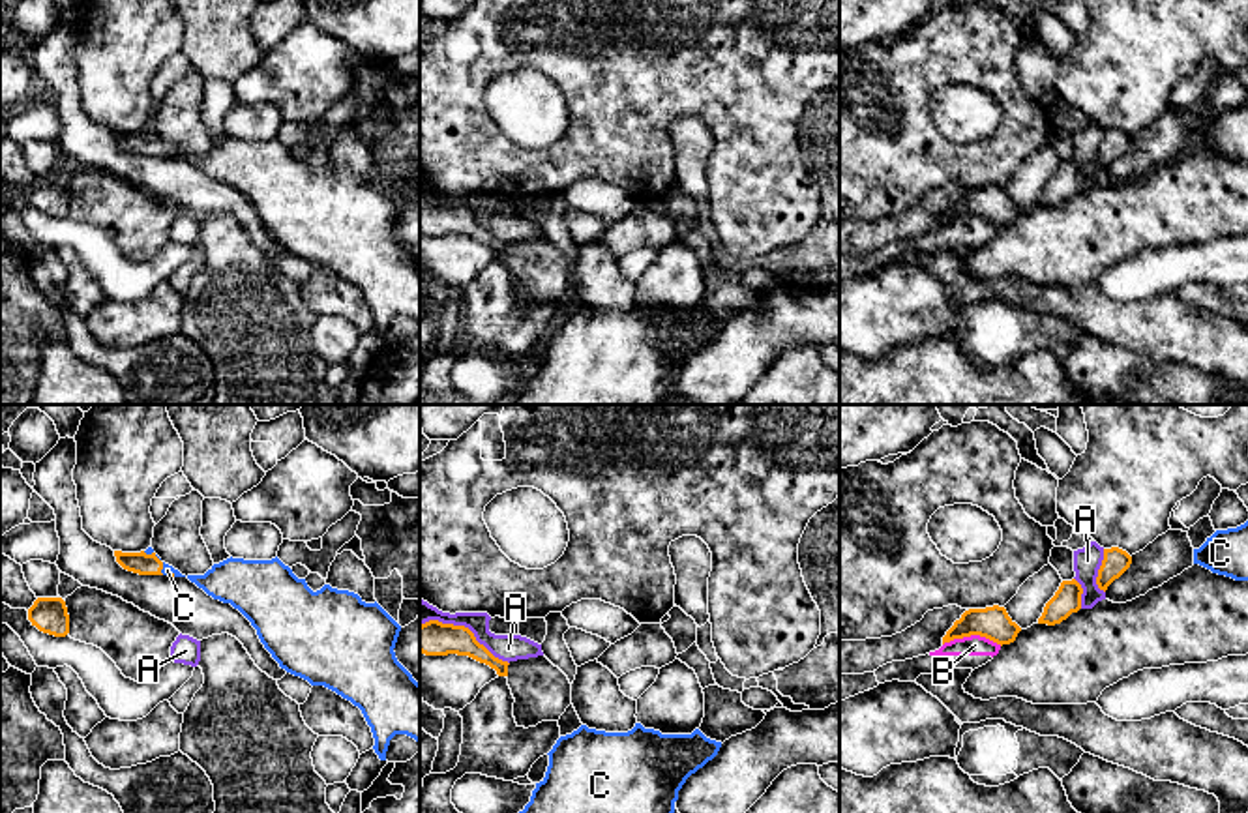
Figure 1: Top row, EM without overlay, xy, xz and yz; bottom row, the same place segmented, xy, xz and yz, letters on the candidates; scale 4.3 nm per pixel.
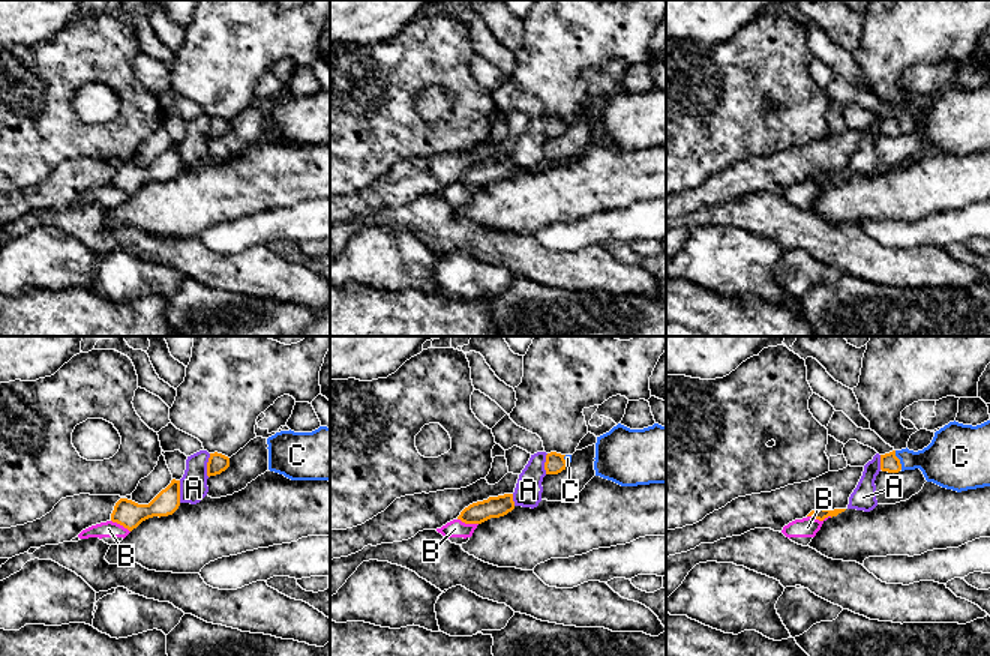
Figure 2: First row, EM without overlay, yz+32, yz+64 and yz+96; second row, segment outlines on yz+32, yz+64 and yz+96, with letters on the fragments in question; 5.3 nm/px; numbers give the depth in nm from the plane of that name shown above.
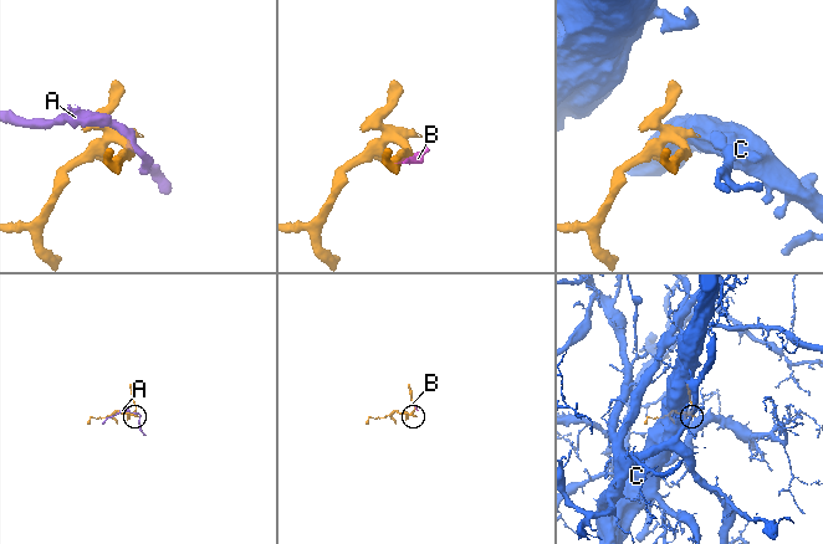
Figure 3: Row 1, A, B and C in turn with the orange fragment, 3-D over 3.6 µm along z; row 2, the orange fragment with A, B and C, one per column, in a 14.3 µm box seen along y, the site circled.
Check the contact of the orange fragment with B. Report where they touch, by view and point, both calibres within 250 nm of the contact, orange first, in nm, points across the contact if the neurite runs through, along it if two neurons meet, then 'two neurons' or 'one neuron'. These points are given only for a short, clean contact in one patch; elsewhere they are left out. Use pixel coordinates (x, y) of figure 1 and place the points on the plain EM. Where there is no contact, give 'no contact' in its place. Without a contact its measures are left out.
meets orange in yz at (973, 214); 140 nm thick on the orange side, 90 nm on the other; two neurons

